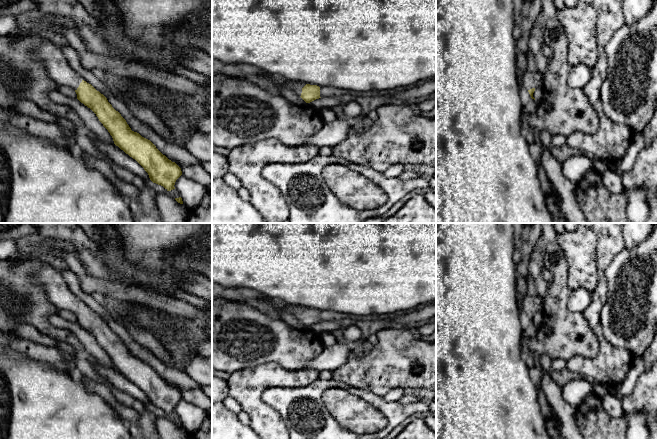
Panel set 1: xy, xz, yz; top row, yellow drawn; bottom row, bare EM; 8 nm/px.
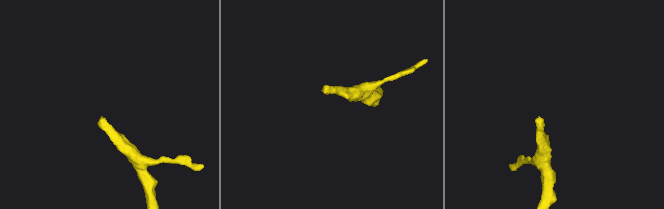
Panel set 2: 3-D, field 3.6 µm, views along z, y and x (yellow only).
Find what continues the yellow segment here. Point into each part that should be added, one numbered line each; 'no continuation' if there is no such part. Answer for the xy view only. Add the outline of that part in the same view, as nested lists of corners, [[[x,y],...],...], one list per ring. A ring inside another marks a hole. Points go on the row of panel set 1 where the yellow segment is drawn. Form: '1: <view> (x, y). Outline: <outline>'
1: xy (51, 56). Outline: [[[44,39],[35,49],[35,57],[42,63],[49,76],[57,83],[77,90],[82,77],[68,63],[61,49]]]

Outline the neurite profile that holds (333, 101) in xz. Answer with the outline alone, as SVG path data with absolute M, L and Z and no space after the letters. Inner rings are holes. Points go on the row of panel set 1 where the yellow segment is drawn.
M330 96L316 99L310 103L307 103L307 105L312 106L318 110L321 110L323 108L338 109L342 103L343 103L342 96Z

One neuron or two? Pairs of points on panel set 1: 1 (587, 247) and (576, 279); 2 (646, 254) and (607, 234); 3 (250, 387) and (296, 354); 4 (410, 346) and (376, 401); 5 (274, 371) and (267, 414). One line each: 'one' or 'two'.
1: one
2: two
3: two
4: two
5: one

